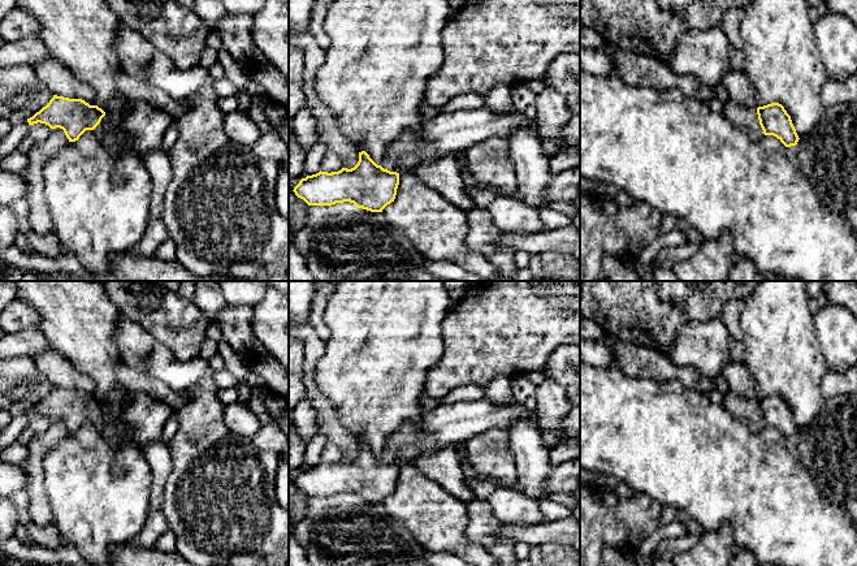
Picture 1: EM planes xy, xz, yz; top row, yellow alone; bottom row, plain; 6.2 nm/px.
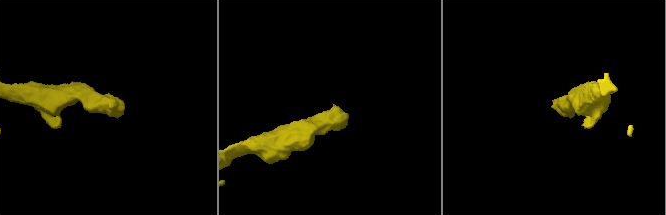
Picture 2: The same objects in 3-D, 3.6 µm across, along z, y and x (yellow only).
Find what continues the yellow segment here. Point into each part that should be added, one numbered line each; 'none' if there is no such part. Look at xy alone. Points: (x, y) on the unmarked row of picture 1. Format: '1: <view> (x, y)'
1: xy (105, 420)

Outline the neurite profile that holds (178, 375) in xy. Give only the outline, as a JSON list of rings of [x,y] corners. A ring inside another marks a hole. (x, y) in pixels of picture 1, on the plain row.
[[[156,342],[148,355],[146,372],[173,392],[185,392],[196,384],[208,368],[208,360],[200,357],[179,360],[165,345]]]

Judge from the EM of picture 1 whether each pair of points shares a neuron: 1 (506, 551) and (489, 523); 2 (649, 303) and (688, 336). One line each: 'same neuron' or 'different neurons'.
1: same neuron
2: different neurons

